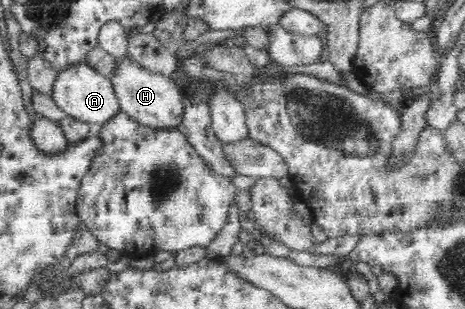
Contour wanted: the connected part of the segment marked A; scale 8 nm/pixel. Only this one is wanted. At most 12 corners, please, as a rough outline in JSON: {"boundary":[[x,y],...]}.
{"boundary":[[87,62],[59,72],[52,97],[100,128],[122,111],[111,78]]}

